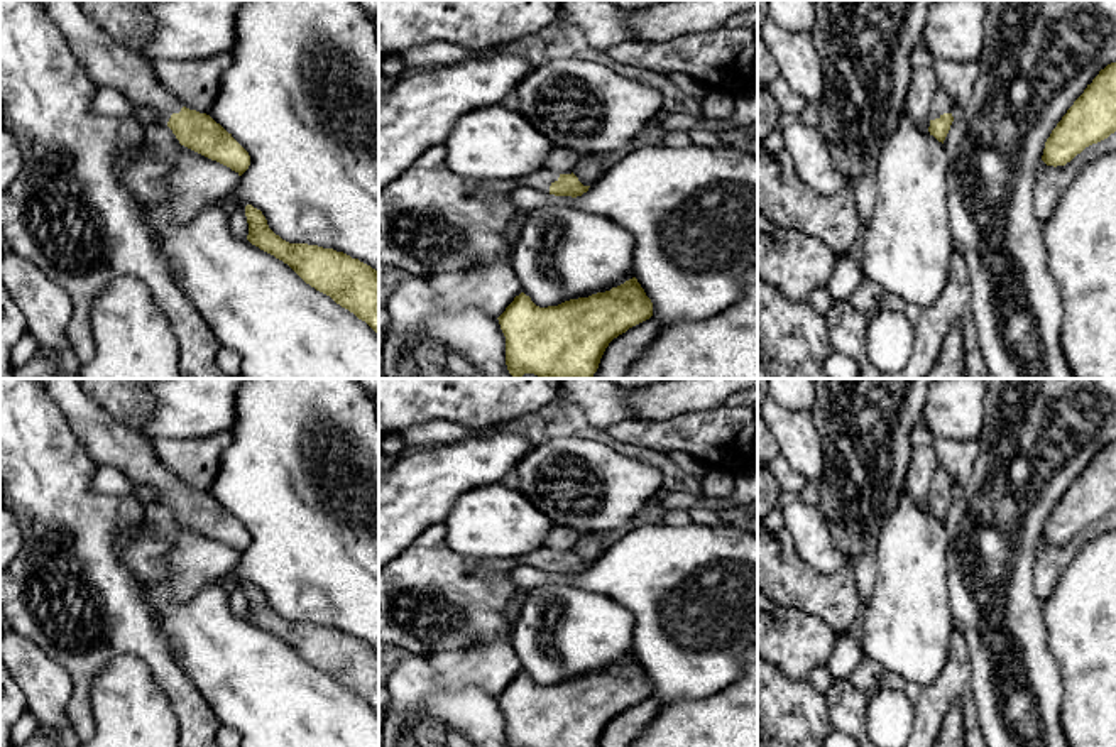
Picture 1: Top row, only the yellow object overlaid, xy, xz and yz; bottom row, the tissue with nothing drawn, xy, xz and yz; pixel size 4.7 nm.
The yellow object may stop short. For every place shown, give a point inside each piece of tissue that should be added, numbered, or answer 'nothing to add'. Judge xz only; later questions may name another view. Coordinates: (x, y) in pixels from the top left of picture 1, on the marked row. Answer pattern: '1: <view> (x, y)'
1: xz (541, 179)

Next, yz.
1: yz (940, 103)

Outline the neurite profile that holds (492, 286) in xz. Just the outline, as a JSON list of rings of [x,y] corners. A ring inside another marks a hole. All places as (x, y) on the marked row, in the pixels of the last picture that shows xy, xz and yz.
[[[489,260],[477,267],[448,270],[431,277],[429,284],[445,313],[479,308],[492,318],[499,318],[522,292],[511,260]]]

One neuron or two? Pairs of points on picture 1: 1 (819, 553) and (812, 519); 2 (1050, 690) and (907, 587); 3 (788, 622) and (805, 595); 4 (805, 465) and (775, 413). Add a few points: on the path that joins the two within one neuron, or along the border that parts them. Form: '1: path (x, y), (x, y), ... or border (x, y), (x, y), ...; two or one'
1: path (814, 545), (812, 528); one
2: border (946, 582), (951, 616), (957, 626); two
3: border (775, 600), (782, 605), (810, 612), (831, 627); two
4: path (804, 452), (797, 436), (787, 426); one

